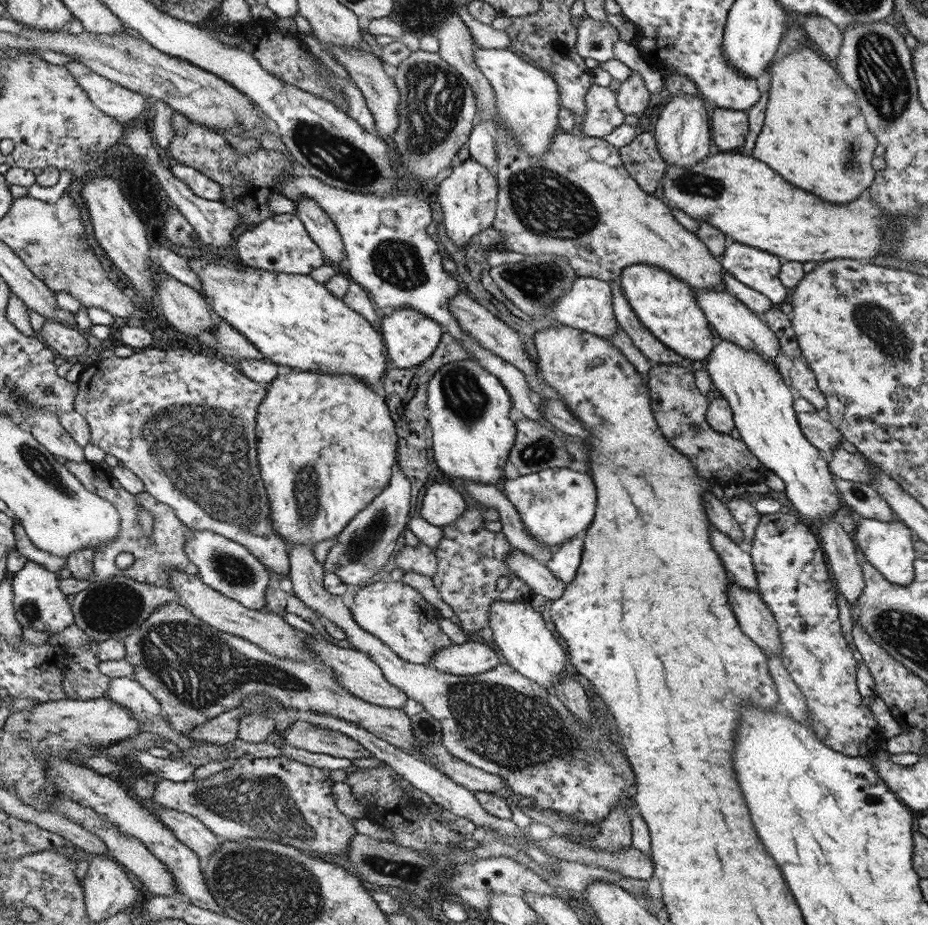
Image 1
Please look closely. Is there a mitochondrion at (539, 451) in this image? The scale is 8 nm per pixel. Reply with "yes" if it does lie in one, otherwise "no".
yes

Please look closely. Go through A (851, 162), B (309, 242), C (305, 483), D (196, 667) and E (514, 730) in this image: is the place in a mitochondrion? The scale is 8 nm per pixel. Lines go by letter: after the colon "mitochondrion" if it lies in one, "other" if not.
A: mitochondrion
B: other
C: mitochondrion
D: mitochondrion
E: mitochondrion

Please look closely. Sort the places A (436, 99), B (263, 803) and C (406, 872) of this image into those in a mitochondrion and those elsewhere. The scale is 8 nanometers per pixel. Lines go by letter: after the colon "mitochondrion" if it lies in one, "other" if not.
A: mitochondrion
B: mitochondrion
C: mitochondrion

